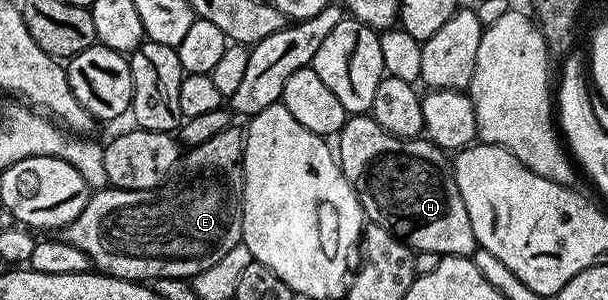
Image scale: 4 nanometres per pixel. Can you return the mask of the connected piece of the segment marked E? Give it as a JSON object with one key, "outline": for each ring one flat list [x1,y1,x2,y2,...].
{"outline":[[235,126,229,127,222,133,217,133,210,137,210,141,202,141,202,145,187,148,183,152,182,158,178,164,178,170,171,177,164,180,159,187,142,189,141,191,121,191,120,188,107,186,103,189,96,189,89,194,86,201,86,207,74,221,70,221,62,228,62,238,74,249,82,249,86,253,89,264,101,275,113,275,115,279,130,279,133,281,152,281,148,279,185,279,191,280,197,275,201,275,206,269,218,265,234,245,242,241,242,200,244,197,244,137]]}

